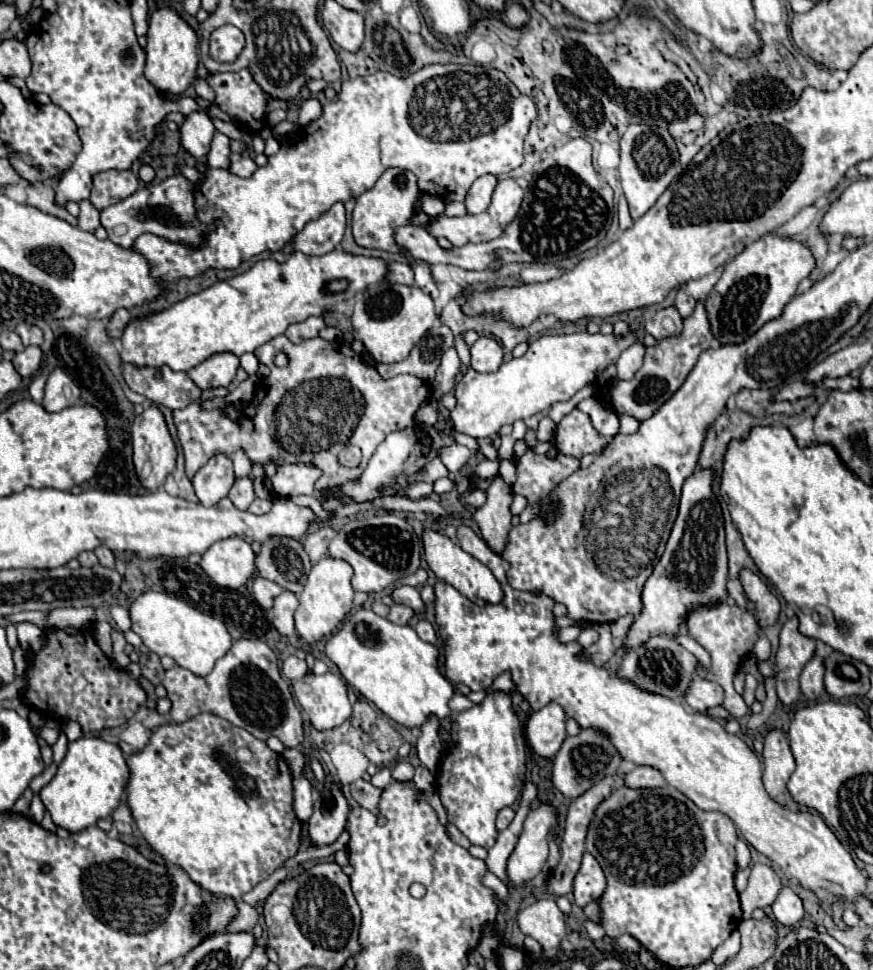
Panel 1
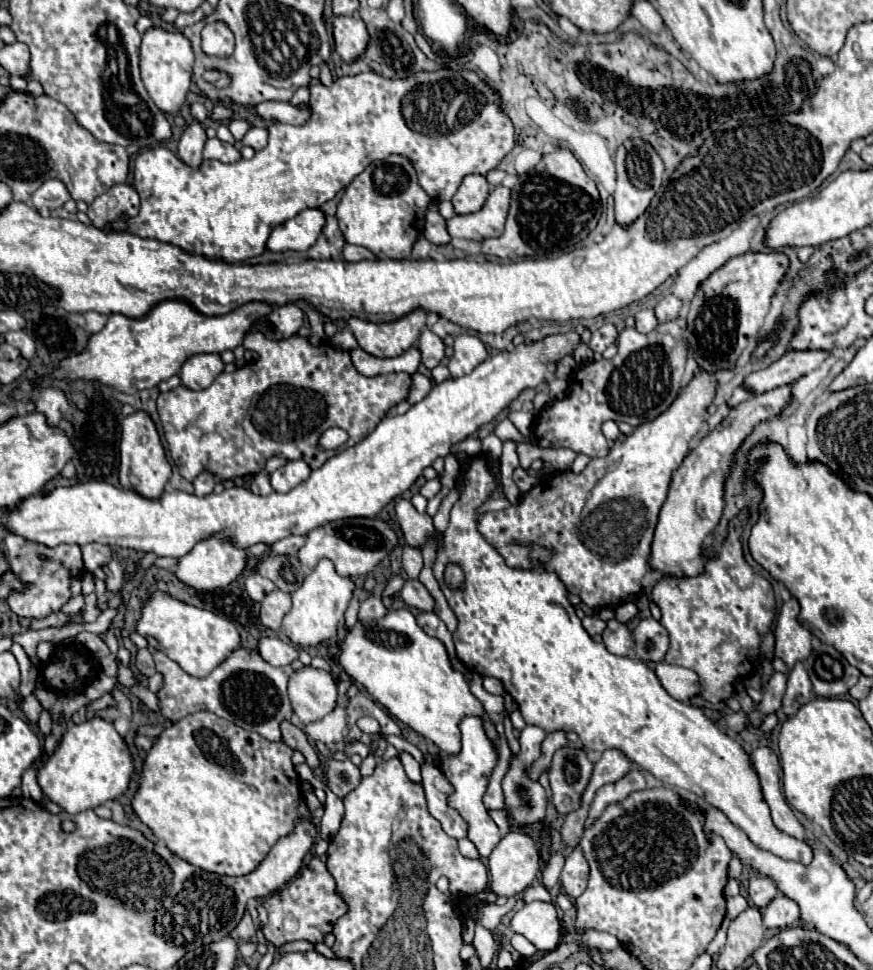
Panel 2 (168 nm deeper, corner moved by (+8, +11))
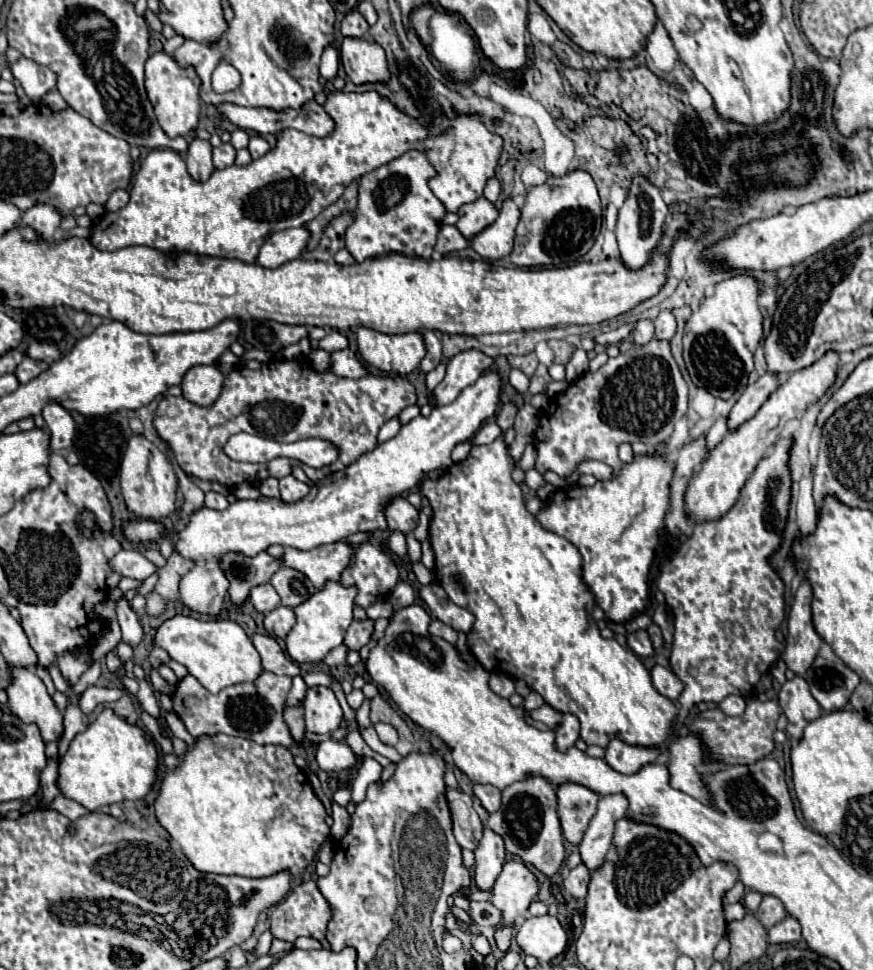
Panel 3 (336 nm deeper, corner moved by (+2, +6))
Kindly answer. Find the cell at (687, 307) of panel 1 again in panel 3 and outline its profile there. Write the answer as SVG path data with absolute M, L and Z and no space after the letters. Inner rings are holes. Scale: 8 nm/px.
M663 310L653 320L653 324L655 324L655 338L657 340L671 340L673 338L677 324L675 324L675 318L673 318L673 314L669 310Z

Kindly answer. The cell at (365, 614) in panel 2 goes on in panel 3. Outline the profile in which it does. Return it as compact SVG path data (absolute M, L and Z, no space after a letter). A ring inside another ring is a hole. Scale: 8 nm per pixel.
M363 620L363 622L351 622L349 630L345 632L345 638L343 638L343 644L347 646L349 652L353 650L359 650L361 646L365 646L371 638L371 632L373 632L373 620Z

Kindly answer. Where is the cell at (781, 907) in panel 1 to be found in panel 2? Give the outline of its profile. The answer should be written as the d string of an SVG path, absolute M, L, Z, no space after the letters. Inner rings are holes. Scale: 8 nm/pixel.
M777 893L775 899L761 913L763 913L765 927L775 927L775 929L791 927L801 915L799 905L793 899L785 897L783 893Z

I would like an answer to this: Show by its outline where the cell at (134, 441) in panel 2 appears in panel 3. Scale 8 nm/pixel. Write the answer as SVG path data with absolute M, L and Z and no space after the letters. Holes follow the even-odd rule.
M133 436L121 464L121 492L131 514L137 518L167 518L175 512L177 476L167 456L145 436Z

